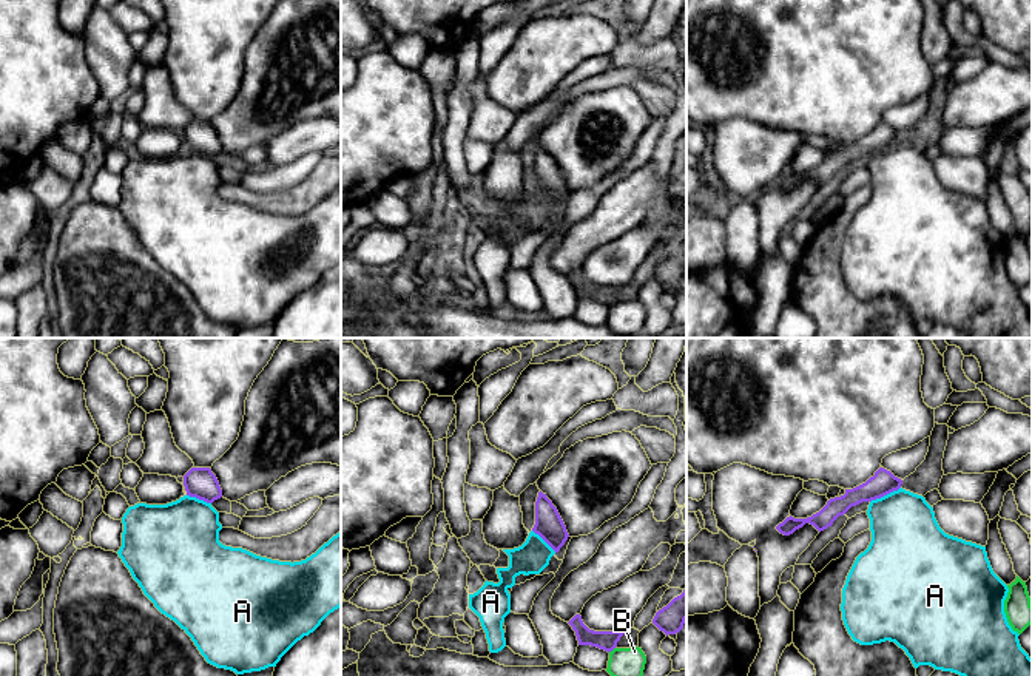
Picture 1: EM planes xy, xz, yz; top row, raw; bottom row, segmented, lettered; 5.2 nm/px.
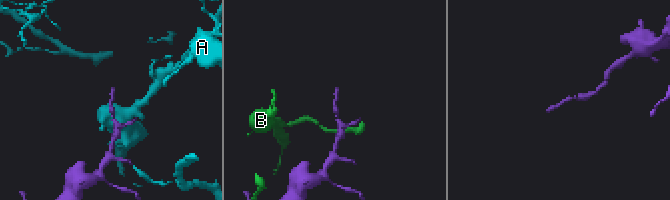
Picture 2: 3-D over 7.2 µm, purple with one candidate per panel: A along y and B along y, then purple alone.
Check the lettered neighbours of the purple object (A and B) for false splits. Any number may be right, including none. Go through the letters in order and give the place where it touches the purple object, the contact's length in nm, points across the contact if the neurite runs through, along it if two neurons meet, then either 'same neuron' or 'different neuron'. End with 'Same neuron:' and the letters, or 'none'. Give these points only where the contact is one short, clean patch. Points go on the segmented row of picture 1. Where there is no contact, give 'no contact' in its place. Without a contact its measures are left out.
A: contact yz (884, 494); length 180 nm; same neuron
B: contact xz (611, 650); length 50 nm; different neuron
Same neuron: A

